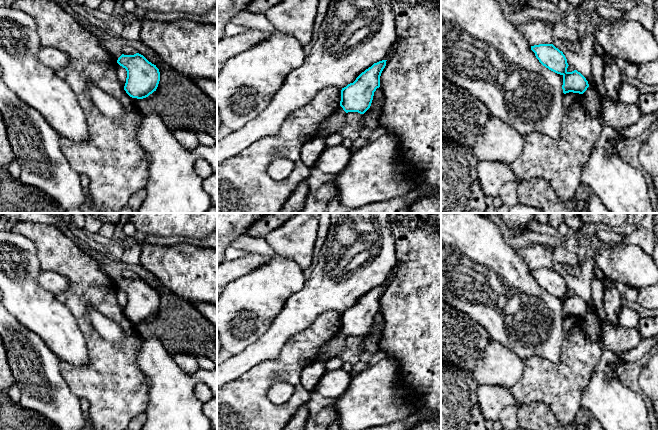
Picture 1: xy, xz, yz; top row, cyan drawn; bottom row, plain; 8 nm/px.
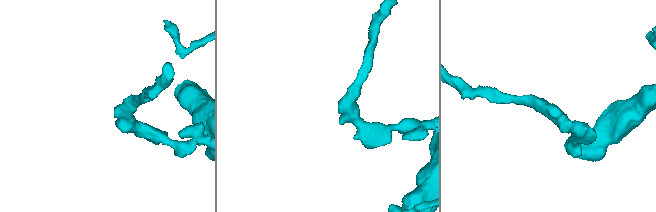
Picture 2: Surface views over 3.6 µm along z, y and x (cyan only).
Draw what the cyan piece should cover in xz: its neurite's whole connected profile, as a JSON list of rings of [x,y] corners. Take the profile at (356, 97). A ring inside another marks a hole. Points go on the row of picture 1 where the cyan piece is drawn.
[[[387,60],[374,63],[362,72],[353,83],[341,90],[340,106],[348,112],[364,114],[371,106],[374,92],[380,87],[380,76]]]

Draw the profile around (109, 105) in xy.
[[[92,82],[87,85],[87,91],[92,102],[105,116],[116,121],[127,117],[129,110],[117,97],[106,93]]]

